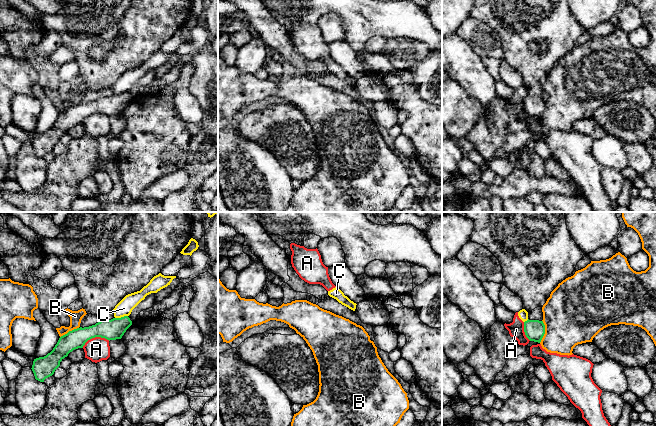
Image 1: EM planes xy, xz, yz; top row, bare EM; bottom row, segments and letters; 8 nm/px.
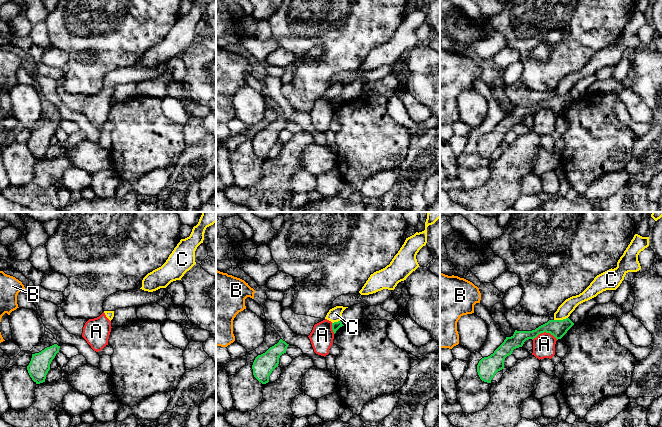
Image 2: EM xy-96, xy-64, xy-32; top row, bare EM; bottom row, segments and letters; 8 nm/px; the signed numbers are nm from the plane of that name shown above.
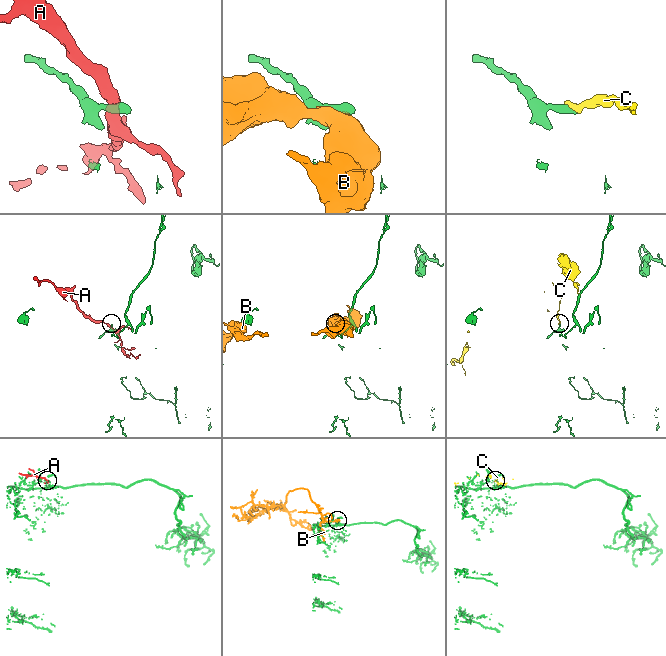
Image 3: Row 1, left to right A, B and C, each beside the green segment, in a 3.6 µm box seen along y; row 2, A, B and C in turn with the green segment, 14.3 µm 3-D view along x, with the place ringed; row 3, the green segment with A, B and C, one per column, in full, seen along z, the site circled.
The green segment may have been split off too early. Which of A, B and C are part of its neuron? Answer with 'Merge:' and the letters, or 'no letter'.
Merge: no letter

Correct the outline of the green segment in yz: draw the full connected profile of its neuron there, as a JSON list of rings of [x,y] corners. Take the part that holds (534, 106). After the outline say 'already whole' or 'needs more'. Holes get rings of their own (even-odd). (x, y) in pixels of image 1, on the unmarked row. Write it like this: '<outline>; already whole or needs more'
[[[528,95],[524,98],[524,108],[530,117],[540,119],[545,110],[545,101],[543,97]]]; already whole

